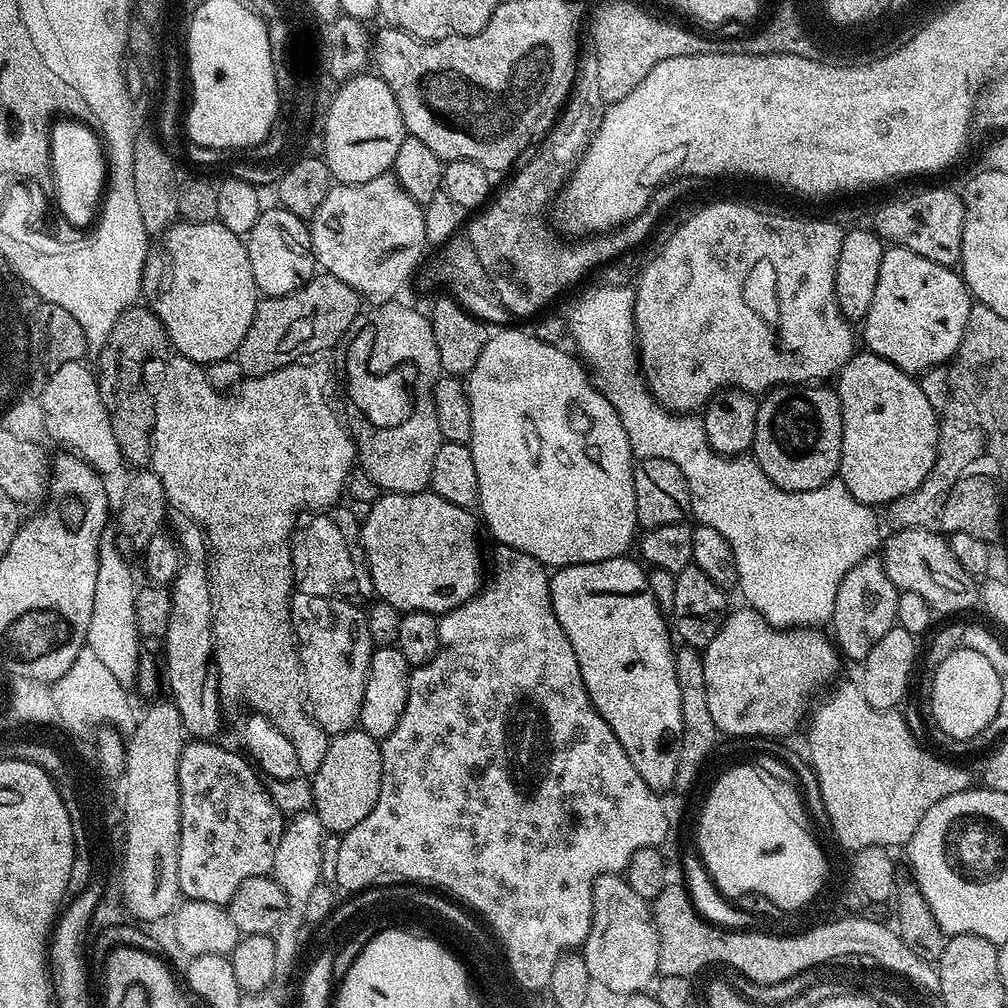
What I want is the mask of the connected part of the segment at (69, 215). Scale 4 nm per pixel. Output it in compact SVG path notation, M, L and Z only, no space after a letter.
M62 118L53 123L49 144L58 208L73 228L89 227L95 219L106 184L106 154L101 139L91 127Z

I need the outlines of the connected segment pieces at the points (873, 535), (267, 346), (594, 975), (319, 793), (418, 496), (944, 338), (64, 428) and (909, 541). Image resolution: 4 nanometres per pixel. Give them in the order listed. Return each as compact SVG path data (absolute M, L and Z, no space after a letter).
M608 284L605 288L586 293L570 313L571 339L576 339L581 352L579 355L590 369L596 387L612 403L618 418L622 418L633 457L666 458L666 462L674 462L674 466L682 470L686 486L690 486L691 515L696 516L695 523L718 530L718 534L730 542L730 550L734 550L738 592L744 595L743 603L747 607L762 614L762 618L776 628L827 625L834 614L834 598L838 594L838 586L842 586L842 578L846 578L846 574L854 570L858 562L869 559L875 553L872 552L875 548L877 551L881 547L880 524L872 513L875 511L869 505L858 502L858 498L854 498L854 494L850 494L850 490L846 490L838 478L805 492L782 490L770 482L770 478L756 465L755 459L744 454L724 456L714 451L706 438L704 421L699 415L669 412L660 405L649 392L642 375L634 322L635 301L635 287Z
M327 274L313 275L304 287L285 296L269 296L261 299L254 310L254 322L242 338L242 346L235 354L245 377L265 376L287 364L324 354L327 348L343 341L350 326L362 311L359 292Z
M623 875L600 876L592 887L592 925L582 945L591 979L622 994L653 987L660 967L660 939L649 901L630 890Z
M353 730L329 739L326 758L322 766L311 777L312 805L321 820L325 833L343 834L354 830L378 802L378 790L382 786L381 741L370 738L370 734Z
M425 490L412 492L408 496L384 492L370 505L367 512L368 517L360 524L360 542L364 550L364 562L372 576L373 589L379 599L390 602L390 606L397 608L401 614L443 614L462 606L480 591L480 544L476 541L478 520L469 509L454 506L454 502L446 502L446 498Z
M903 246L885 247L882 266L878 266L878 286L874 286L874 302L870 302L870 310L862 321L863 343L868 343L867 351L886 358L903 372L923 374L930 368L947 365L956 355L968 329L973 303L974 297L955 267L930 262L930 258L922 258L922 254L914 254L914 250Z
M75 360L66 362L66 366L58 366L38 393L42 396L43 409L48 409L51 439L82 457L95 472L109 474L118 471L122 465L120 443L118 438L114 438L114 426L110 426L110 414L102 402L97 373L93 369L91 372L86 365Z
M902 528L893 533L889 540L887 537L883 541L882 559L886 574L896 588L926 598L936 614L960 612L972 603L977 603L977 581L969 572L962 570L962 566L958 566L958 560L954 554L950 554L950 546L941 533L925 528Z

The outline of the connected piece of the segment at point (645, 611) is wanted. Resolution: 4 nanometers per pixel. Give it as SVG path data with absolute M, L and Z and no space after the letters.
M622 555L602 562L557 568L551 573L548 585L558 626L566 630L566 638L570 638L570 646L574 646L574 658L578 658L578 670L582 670L582 682L590 694L590 702L598 714L606 718L610 730L614 730L614 738L622 742L622 750L626 750L630 762L634 762L634 770L642 774L642 782L657 794L664 794L676 782L682 738L682 698L678 694L676 653L669 621L650 590L645 565L639 559L628 559Z

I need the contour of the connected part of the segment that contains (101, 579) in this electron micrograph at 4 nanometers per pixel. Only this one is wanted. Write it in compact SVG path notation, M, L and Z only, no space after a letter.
M107 528L104 530L103 534L100 535L99 540L99 566L98 566L98 577L95 584L92 587L92 601L94 602L94 607L91 608L91 616L90 616L90 625L89 629L87 630L87 647L94 651L94 654L97 655L99 659L101 659L102 663L105 667L109 668L110 674L113 674L114 677L118 678L118 682L120 685L124 686L125 688L131 687L135 680L137 679L138 675L138 665L140 665L142 659L142 652L139 652L138 648L140 646L140 635L138 633L138 629L136 627L136 608L135 608L135 598L138 591L137 584L134 584L134 576L132 574L132 570L129 564L126 562L127 557L125 553L122 552L120 547L117 544L117 537L115 531L113 529Z

